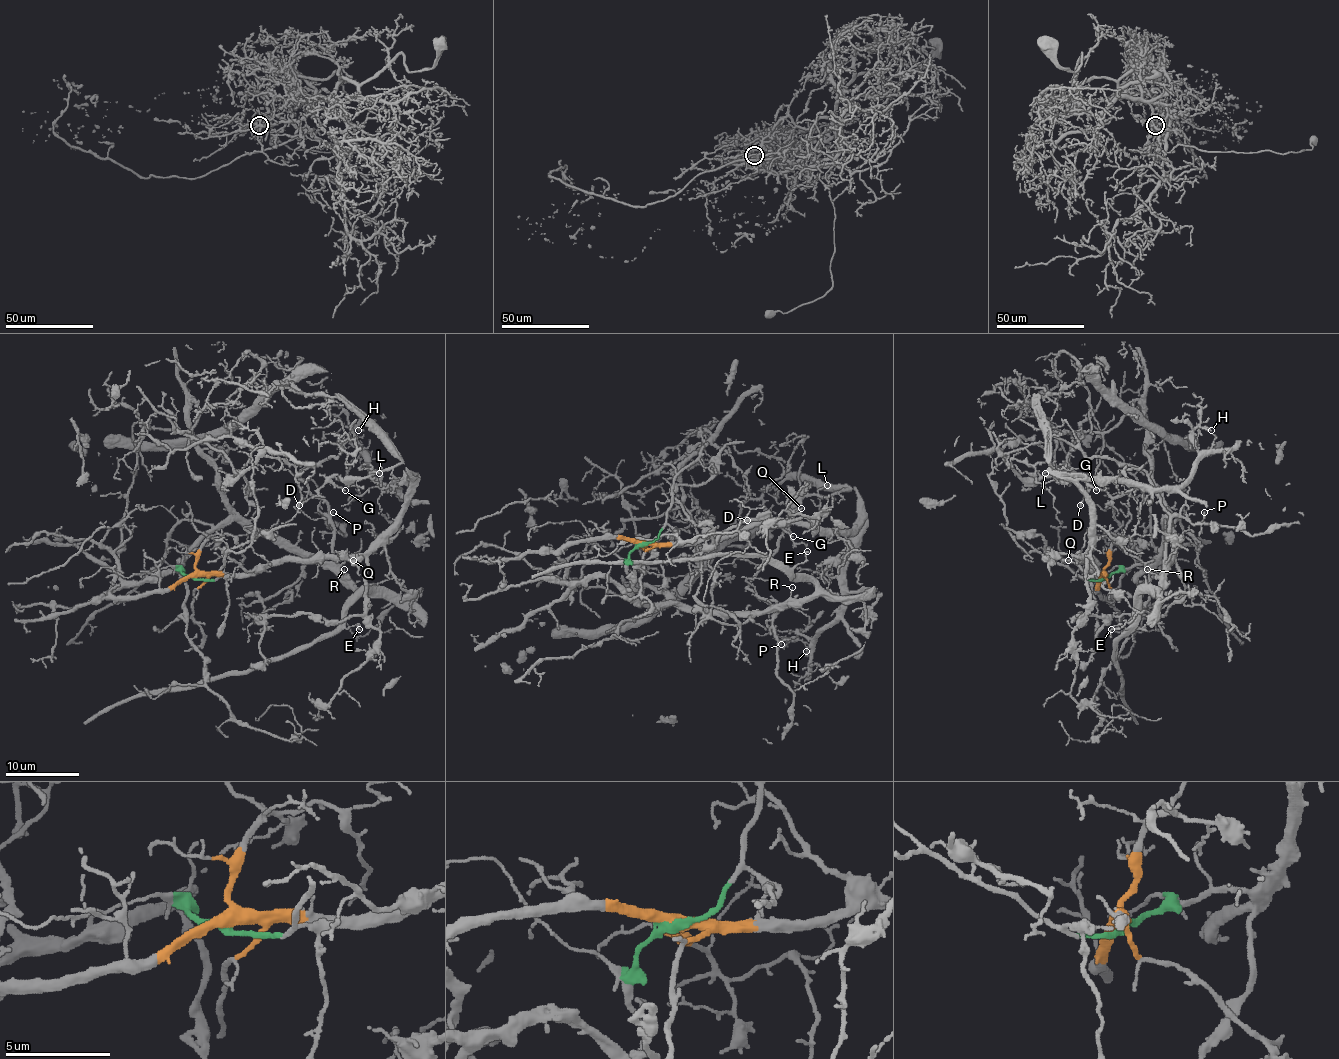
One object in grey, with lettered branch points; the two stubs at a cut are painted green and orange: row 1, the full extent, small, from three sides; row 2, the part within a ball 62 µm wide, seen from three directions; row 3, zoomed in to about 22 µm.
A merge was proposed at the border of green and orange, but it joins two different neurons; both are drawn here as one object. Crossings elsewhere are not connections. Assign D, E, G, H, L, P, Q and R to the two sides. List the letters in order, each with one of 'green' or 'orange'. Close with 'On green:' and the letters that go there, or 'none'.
D: orange
E: green
G: orange
H: orange
L: orange
P: green
Q: orange
R: green
On green: E, P, R

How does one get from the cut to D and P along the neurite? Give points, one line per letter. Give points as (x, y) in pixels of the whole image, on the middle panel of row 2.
D: (641, 543), (698, 543), (756, 525), (848, 530), (859, 499), (852, 488), (804, 495), (778, 525), (746, 519)
P: (641, 543), (630, 552), (626, 571), (637, 599), (726, 612), (768, 612), (781, 606), (772, 628), (781, 645)

